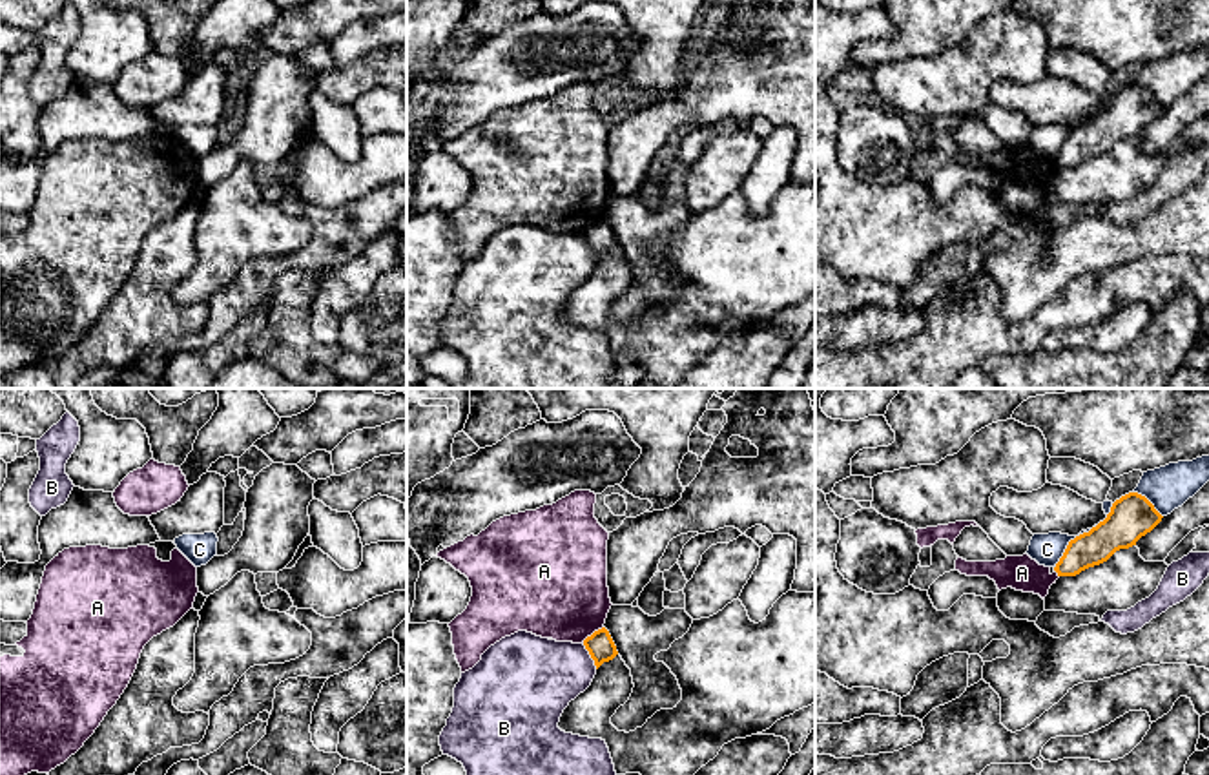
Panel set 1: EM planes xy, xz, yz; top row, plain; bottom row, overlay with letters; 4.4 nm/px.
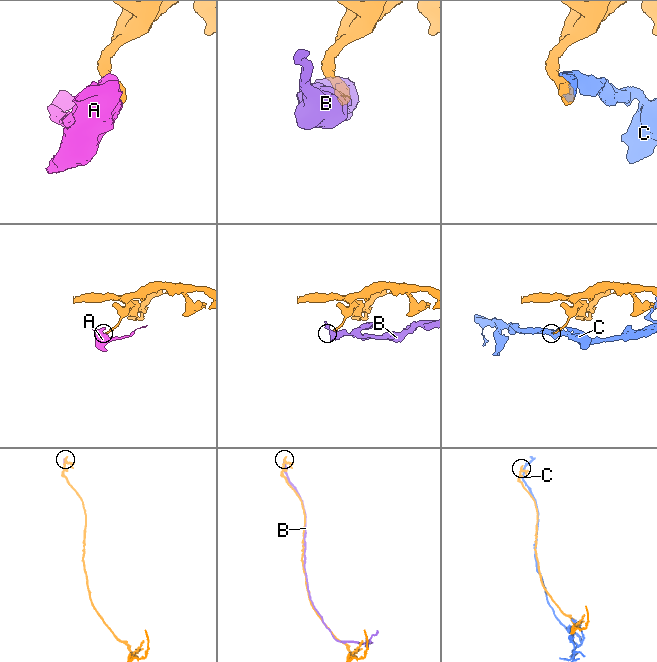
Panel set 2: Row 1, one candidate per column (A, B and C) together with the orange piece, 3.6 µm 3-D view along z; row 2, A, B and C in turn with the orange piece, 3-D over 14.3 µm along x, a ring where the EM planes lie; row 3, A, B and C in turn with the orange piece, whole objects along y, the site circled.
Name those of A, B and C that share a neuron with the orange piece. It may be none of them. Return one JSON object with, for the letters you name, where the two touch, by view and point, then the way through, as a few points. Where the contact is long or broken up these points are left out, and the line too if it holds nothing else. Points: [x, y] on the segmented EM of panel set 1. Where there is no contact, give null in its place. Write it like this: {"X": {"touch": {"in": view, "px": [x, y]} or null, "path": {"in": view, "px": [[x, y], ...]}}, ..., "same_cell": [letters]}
{"same_cell": []}

